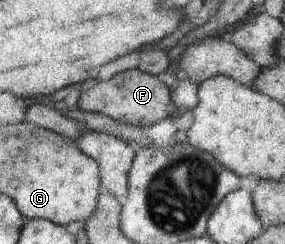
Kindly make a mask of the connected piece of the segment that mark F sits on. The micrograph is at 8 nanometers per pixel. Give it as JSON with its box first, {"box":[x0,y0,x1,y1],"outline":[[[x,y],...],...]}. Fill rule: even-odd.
{"box":[79,68,178,128],"outline":[[[139,68],[127,69],[108,81],[99,81],[96,86],[81,96],[79,108],[90,113],[103,113],[118,123],[142,128],[153,126],[153,124],[161,122],[163,118],[176,117],[178,113],[168,84]]]}

